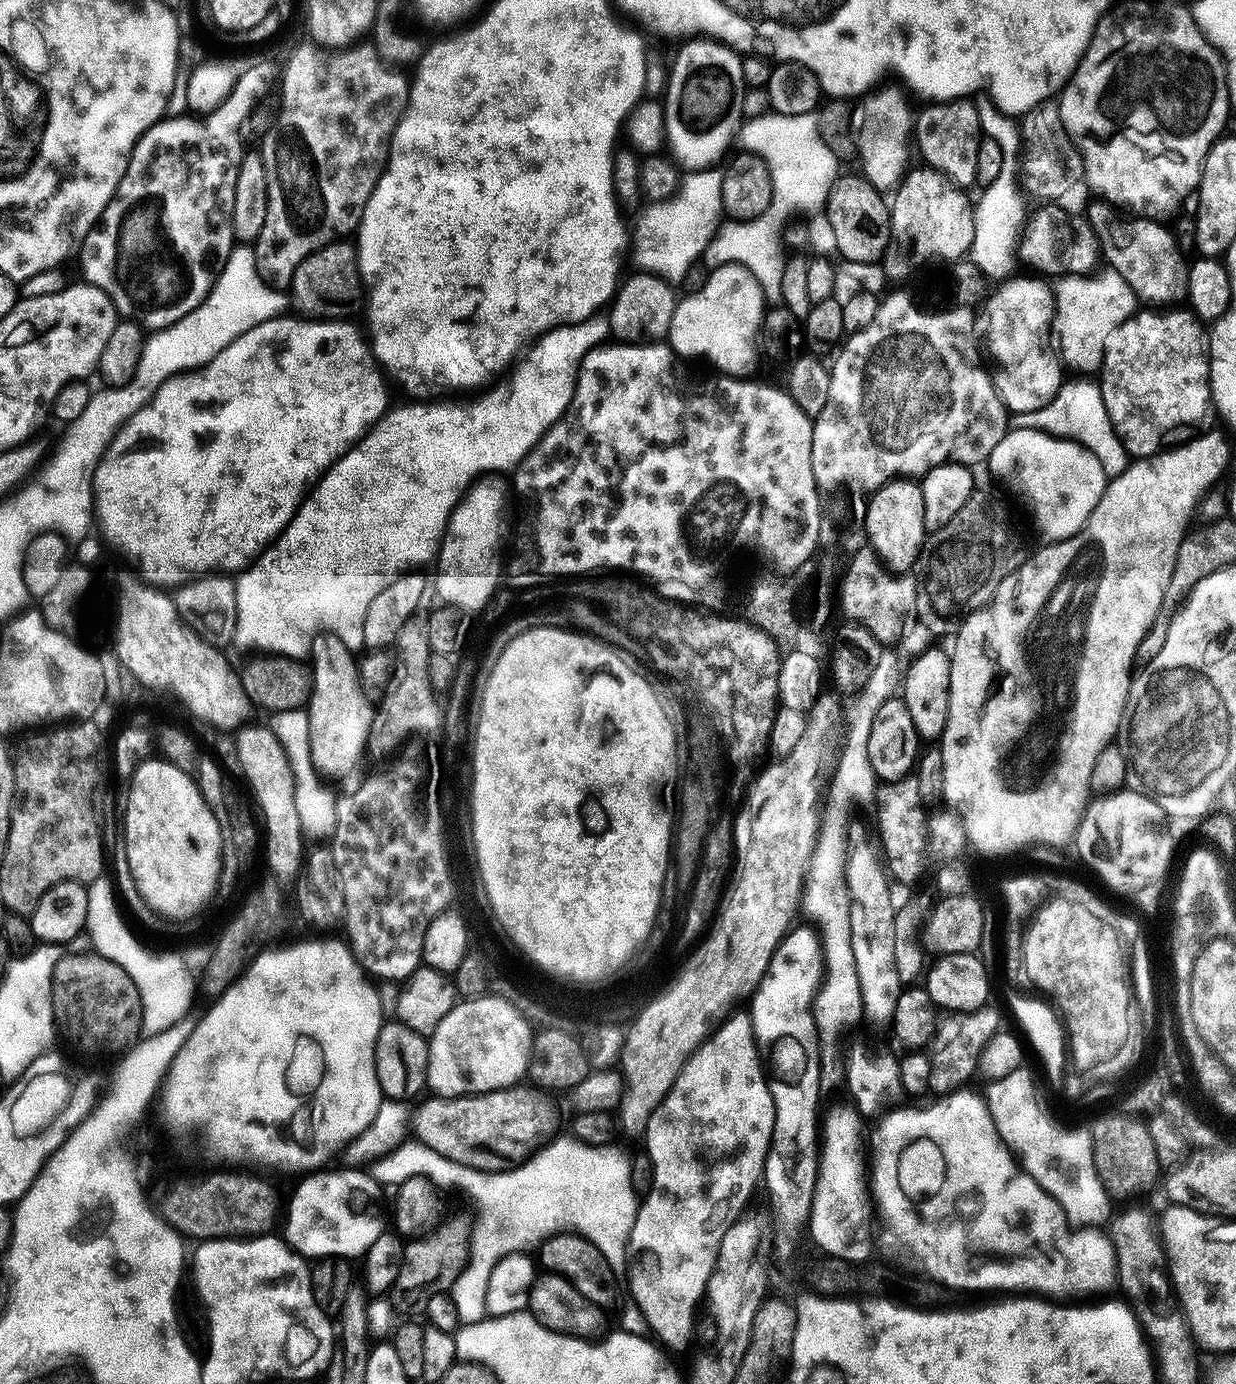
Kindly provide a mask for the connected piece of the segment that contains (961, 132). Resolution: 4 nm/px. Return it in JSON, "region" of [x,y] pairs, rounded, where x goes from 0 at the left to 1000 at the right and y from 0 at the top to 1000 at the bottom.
{"region":[[[764,71],[760,74],[751,74],[748,79],[739,84],[739,104],[744,107],[748,119],[760,125],[777,137],[783,137],[790,133],[791,105],[794,100],[791,79],[783,71]]]}

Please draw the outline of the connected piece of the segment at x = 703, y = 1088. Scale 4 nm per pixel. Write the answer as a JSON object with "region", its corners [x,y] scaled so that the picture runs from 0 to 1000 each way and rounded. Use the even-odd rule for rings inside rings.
{"region":[[[604,730],[595,731],[552,770],[545,785],[529,802],[519,822],[528,840],[528,856],[524,861],[532,863],[532,871],[583,871],[584,868],[584,895],[587,895],[587,889],[603,878],[604,873],[602,872],[612,855],[613,858],[616,855],[626,816],[626,793],[608,743],[608,736]]]}

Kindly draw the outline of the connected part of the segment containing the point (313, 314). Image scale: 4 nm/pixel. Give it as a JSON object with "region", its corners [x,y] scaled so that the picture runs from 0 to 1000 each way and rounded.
{"region":[[[273,172],[269,176],[261,178],[254,184],[251,184],[238,195],[238,201],[235,206],[235,217],[244,223],[249,230],[261,230],[268,233],[281,229],[284,223],[292,222],[296,214],[296,205],[291,203],[293,194],[290,190],[290,179],[287,176],[281,176],[278,172]]]}

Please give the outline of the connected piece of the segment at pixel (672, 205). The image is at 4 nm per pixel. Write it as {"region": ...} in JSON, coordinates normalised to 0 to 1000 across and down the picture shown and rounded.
{"region":[[[574,120],[569,123],[560,123],[553,128],[550,137],[541,145],[525,147],[521,157],[513,162],[515,176],[511,177],[510,185],[515,187],[515,194],[534,199],[536,202],[548,204],[559,197],[563,188],[573,179],[583,156],[587,155],[584,146],[585,124]]]}

